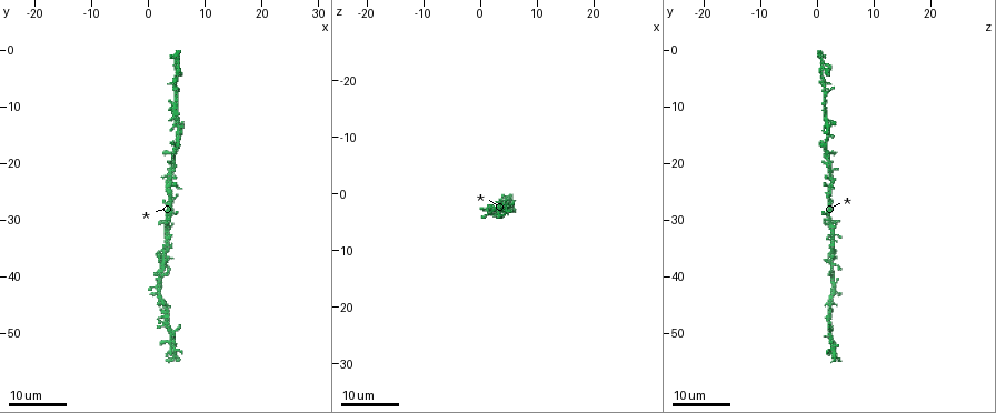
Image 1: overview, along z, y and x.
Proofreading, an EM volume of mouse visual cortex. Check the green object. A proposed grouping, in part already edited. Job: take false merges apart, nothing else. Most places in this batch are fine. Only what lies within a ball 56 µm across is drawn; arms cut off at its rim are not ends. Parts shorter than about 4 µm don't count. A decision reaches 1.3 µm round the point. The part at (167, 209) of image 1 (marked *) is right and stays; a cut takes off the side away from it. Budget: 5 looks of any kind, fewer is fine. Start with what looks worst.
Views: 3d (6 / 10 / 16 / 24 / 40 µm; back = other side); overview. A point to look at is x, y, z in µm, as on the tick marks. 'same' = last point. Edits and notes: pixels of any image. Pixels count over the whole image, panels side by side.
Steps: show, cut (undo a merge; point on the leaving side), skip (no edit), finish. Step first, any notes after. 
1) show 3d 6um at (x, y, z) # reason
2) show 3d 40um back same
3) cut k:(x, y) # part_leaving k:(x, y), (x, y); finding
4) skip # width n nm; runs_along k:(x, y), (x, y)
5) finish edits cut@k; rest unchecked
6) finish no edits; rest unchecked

show 3d 24um at (5.0, 14.5, 2.0)

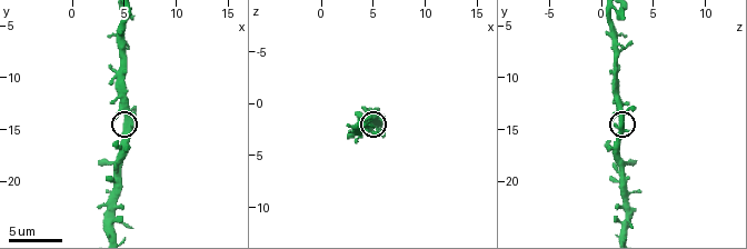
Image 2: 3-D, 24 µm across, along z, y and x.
show 3d 6um at (5.0, 14.0, 1.8)

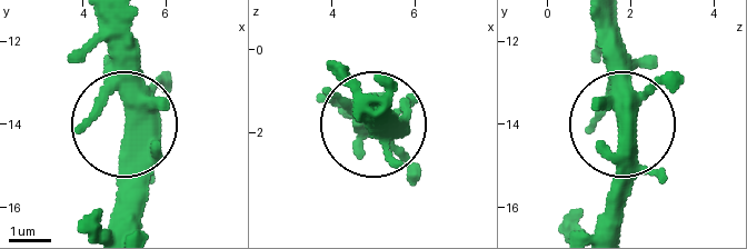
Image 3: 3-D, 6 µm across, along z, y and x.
skip # width 460 nm; all the same neuron

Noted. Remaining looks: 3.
show 3d 6um at (4.2, 20.8, 2.4) # narrows sharply

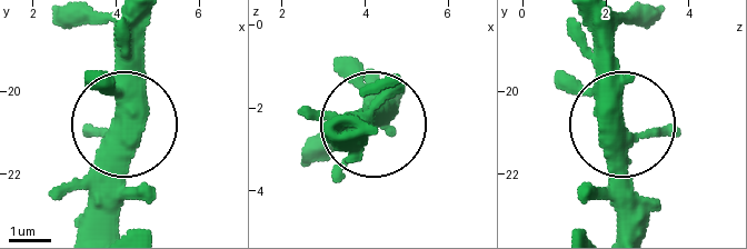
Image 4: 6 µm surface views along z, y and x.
skip # arms 4; runs_along 4:(624, 222), (613, 20); one neuron here

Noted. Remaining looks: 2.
show 3d 24um at (2.5, 38.5, 3.0) # three-way junction

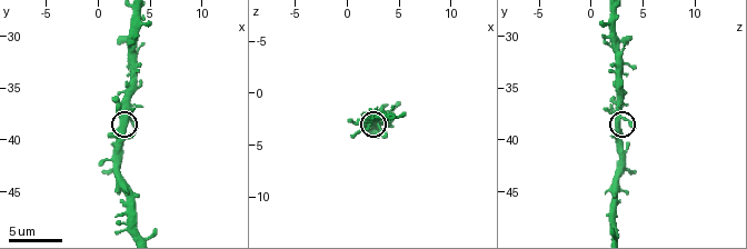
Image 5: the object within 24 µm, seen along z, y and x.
show 3d 6um at (2.6, 38.6, 2.8) # closer look

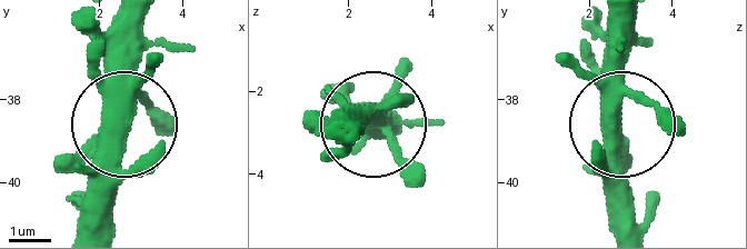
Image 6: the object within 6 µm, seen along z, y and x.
skip # arms 3; all the same neuron

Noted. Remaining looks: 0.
finish no edits; rest unchecked

